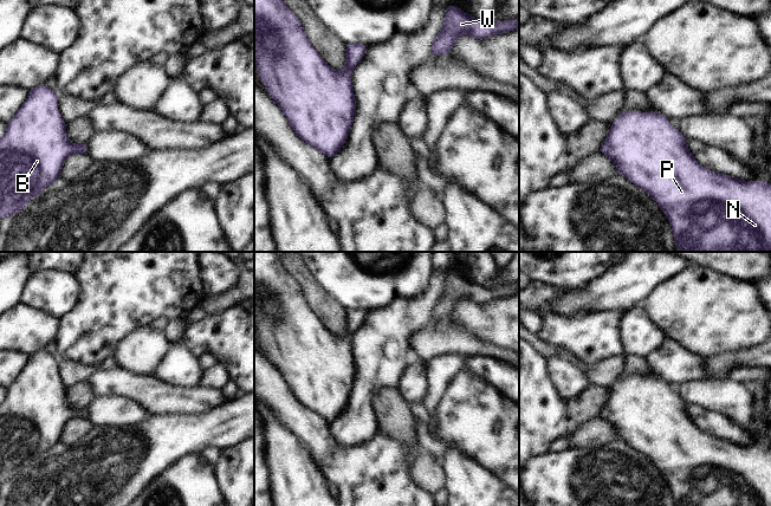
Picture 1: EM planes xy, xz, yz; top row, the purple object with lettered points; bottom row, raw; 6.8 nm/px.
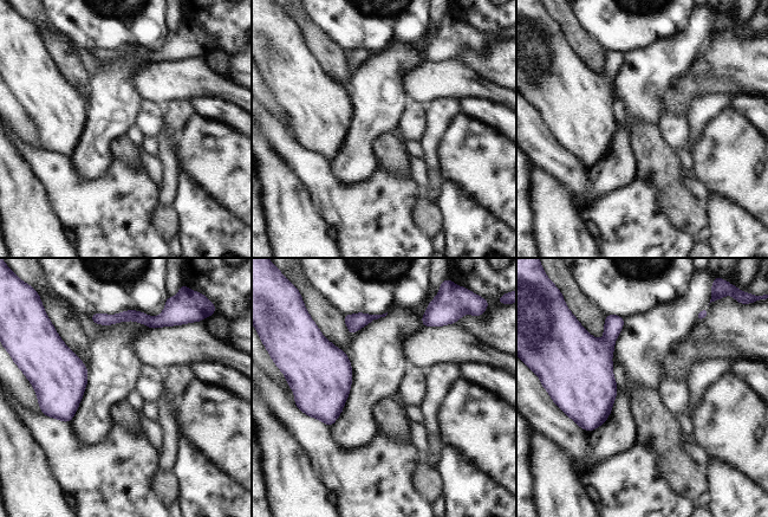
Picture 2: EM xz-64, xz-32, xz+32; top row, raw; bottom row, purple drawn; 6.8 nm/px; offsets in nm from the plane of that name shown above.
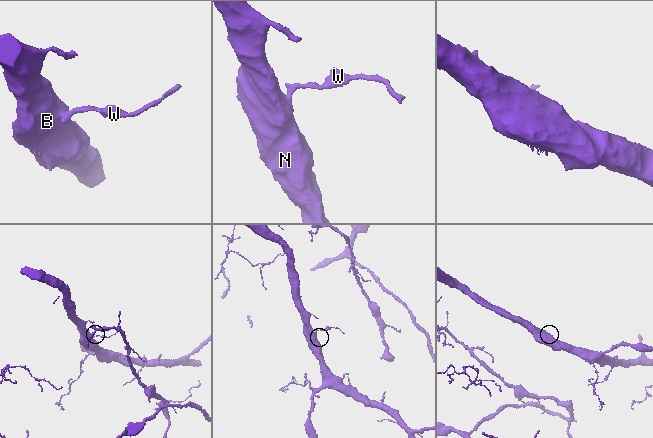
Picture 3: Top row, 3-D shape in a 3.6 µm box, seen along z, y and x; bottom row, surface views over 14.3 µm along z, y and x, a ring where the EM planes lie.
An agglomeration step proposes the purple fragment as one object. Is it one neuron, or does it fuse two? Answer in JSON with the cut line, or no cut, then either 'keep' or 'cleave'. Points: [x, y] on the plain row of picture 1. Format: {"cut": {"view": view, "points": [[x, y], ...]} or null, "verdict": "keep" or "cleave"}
{"cut": null, "verdict": "keep"}

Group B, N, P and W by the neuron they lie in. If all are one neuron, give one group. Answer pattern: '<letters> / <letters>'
B N P W

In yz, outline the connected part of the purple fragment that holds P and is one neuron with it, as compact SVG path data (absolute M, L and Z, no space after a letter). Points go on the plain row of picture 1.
M622 375L621 381L610 389L611 395L609 396L600 416L603 420L609 421L616 428L617 437L620 440L623 440L634 449L644 454L654 463L670 487L675 506L771 506L771 448L759 446L743 446L707 435L692 421L682 397L672 393L668 383L662 378L637 376L624 377Z

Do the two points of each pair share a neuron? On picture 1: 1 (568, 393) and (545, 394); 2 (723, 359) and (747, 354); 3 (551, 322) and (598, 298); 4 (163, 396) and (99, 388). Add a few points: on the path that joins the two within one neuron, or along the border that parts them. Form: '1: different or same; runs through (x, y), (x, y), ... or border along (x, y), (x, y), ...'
1: different; border along (546, 368), (550, 380), (565, 401)
2: same; runs through (729, 359), (742, 357)
3: different; border along (548, 306), (565, 315), (593, 311)
4: same; runs through (148, 391), (133, 386), (115, 386)

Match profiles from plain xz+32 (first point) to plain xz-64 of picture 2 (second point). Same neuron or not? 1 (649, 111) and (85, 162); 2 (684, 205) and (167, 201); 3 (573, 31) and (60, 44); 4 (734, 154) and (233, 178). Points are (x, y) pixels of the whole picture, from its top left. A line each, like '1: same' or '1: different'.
1: same
2: different
3: same
4: same

